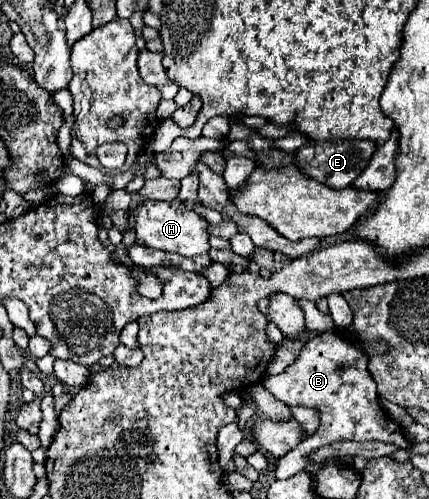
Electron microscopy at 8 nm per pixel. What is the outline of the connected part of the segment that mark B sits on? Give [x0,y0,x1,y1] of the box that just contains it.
[261,332,411,478]

